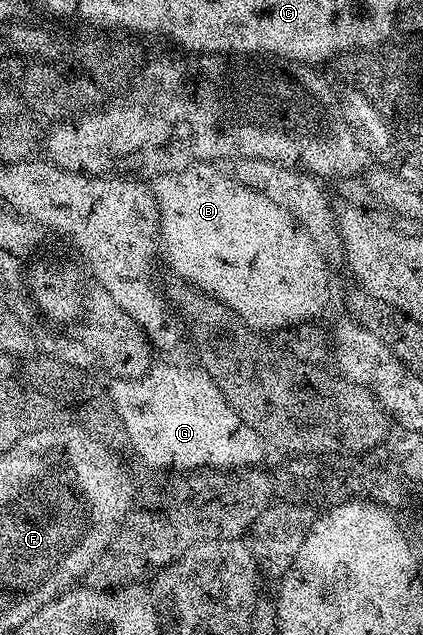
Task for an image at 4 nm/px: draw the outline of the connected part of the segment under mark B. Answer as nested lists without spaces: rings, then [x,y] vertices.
[[[211,162],[192,164],[189,168],[182,168],[179,172],[172,172],[169,176],[158,177],[154,181],[153,191],[155,201],[159,207],[159,236],[161,237],[161,252],[167,255],[167,264],[176,273],[178,279],[188,281],[195,285],[200,292],[207,293],[212,300],[219,300],[229,310],[238,314],[239,318],[260,334],[275,334],[280,328],[286,328],[291,322],[299,322],[304,319],[306,312],[319,312],[327,304],[327,284],[323,281],[324,257],[315,249],[315,243],[309,239],[307,233],[295,223],[287,214],[286,208],[277,206],[265,194],[257,194],[251,188],[239,183],[238,180],[218,172],[216,165]]]

